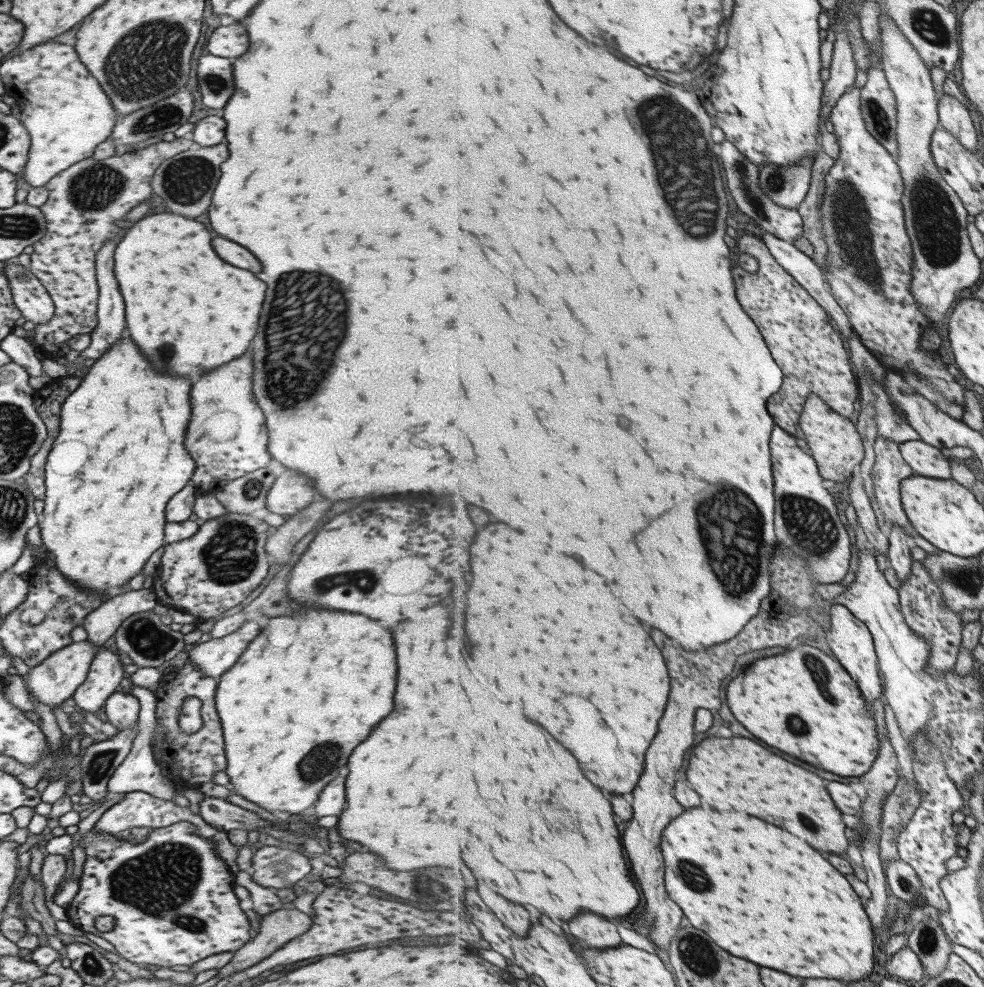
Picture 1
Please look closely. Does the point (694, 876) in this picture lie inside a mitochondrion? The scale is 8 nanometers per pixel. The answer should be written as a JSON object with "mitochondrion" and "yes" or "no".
{"mitochondrion":"yes"}

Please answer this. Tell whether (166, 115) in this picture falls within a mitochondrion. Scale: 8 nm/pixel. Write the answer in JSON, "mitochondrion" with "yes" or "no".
{"mitochondrion":"yes"}

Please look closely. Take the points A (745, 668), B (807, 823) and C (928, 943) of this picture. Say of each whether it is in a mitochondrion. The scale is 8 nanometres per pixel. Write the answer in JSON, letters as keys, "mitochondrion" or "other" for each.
{"A":"other","B":"mitochondrion","C":"mitochondrion"}

